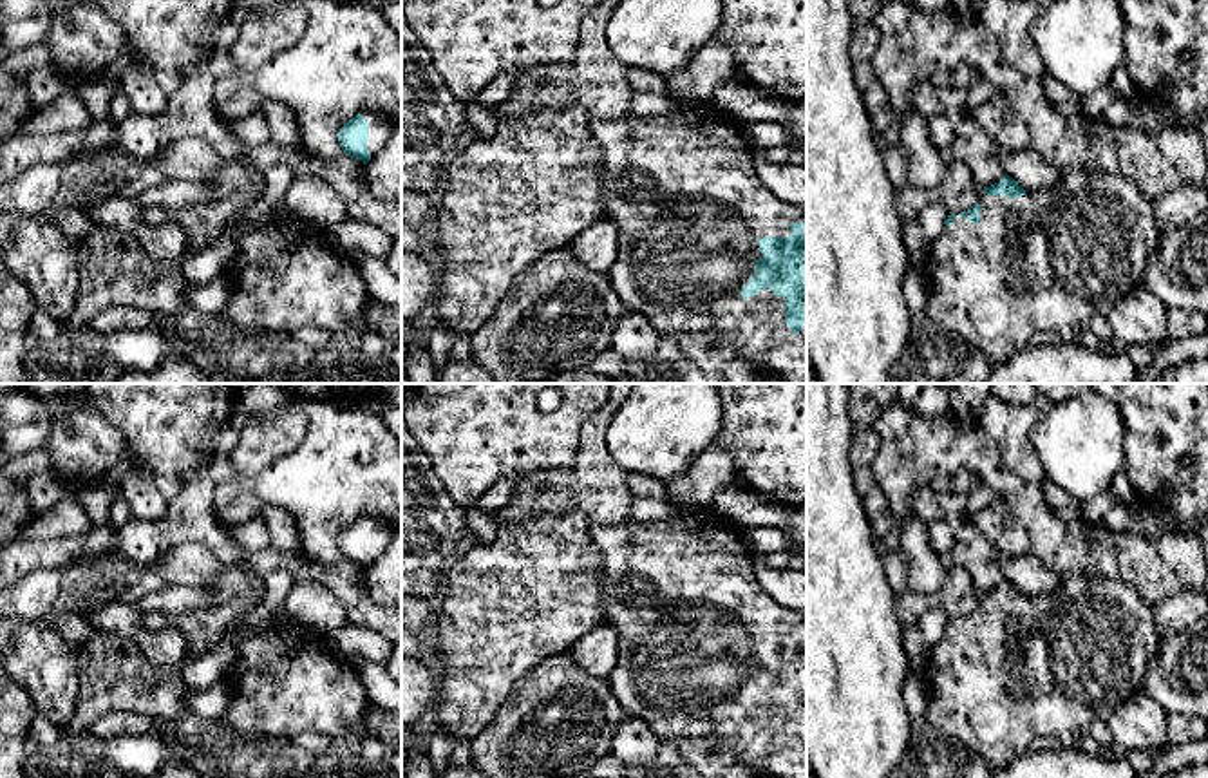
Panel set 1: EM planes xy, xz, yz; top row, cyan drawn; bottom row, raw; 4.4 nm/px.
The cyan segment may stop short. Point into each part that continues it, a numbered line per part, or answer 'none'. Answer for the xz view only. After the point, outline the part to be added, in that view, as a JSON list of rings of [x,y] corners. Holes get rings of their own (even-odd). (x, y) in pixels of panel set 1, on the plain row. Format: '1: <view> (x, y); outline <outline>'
1: xz (689, 612); outline [[[676,508],[660,521],[591,525],[590,539],[604,559],[604,622],[618,635],[617,666],[608,684],[626,715],[646,722],[660,740],[714,738],[718,747],[731,747],[754,778],[807,778],[807,733],[792,740],[785,704],[769,693],[747,706],[741,702],[754,682],[754,666],[763,662],[758,646],[788,642],[792,628],[807,628],[807,612],[779,606],[761,586],[740,528],[713,508]]]

